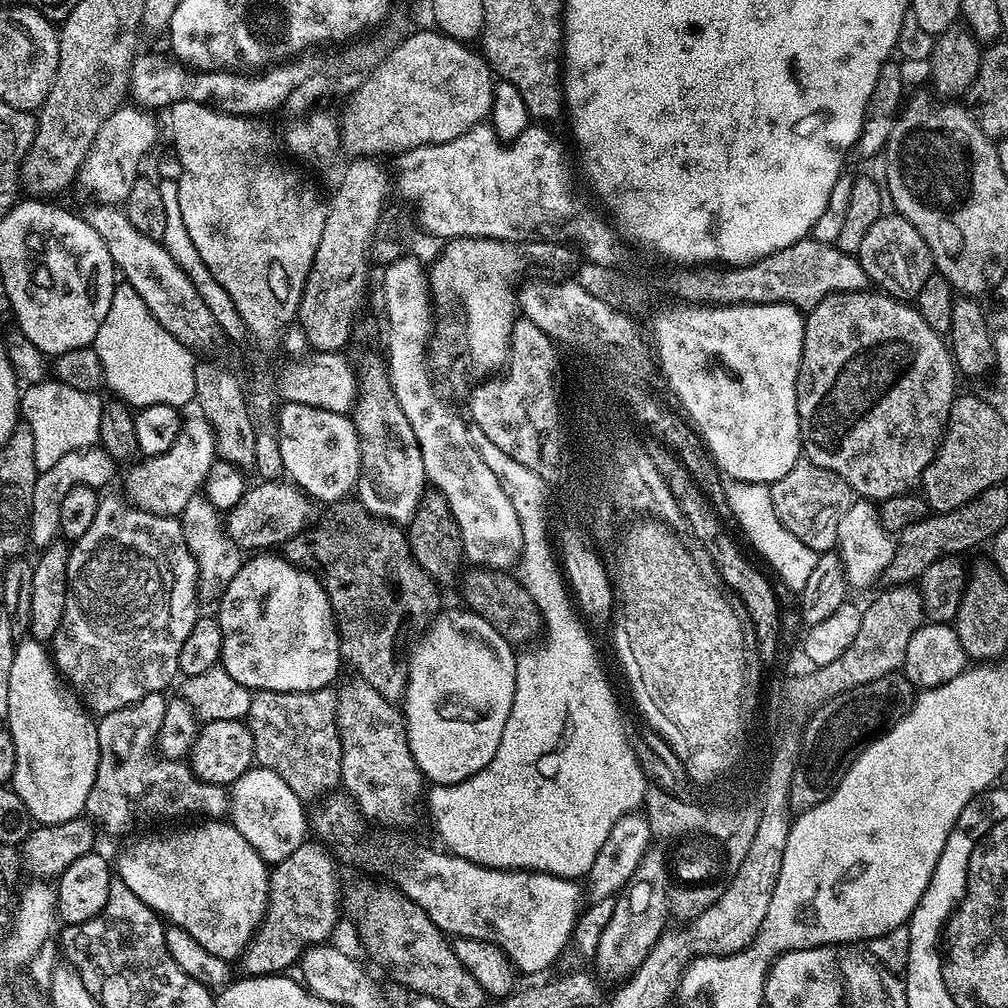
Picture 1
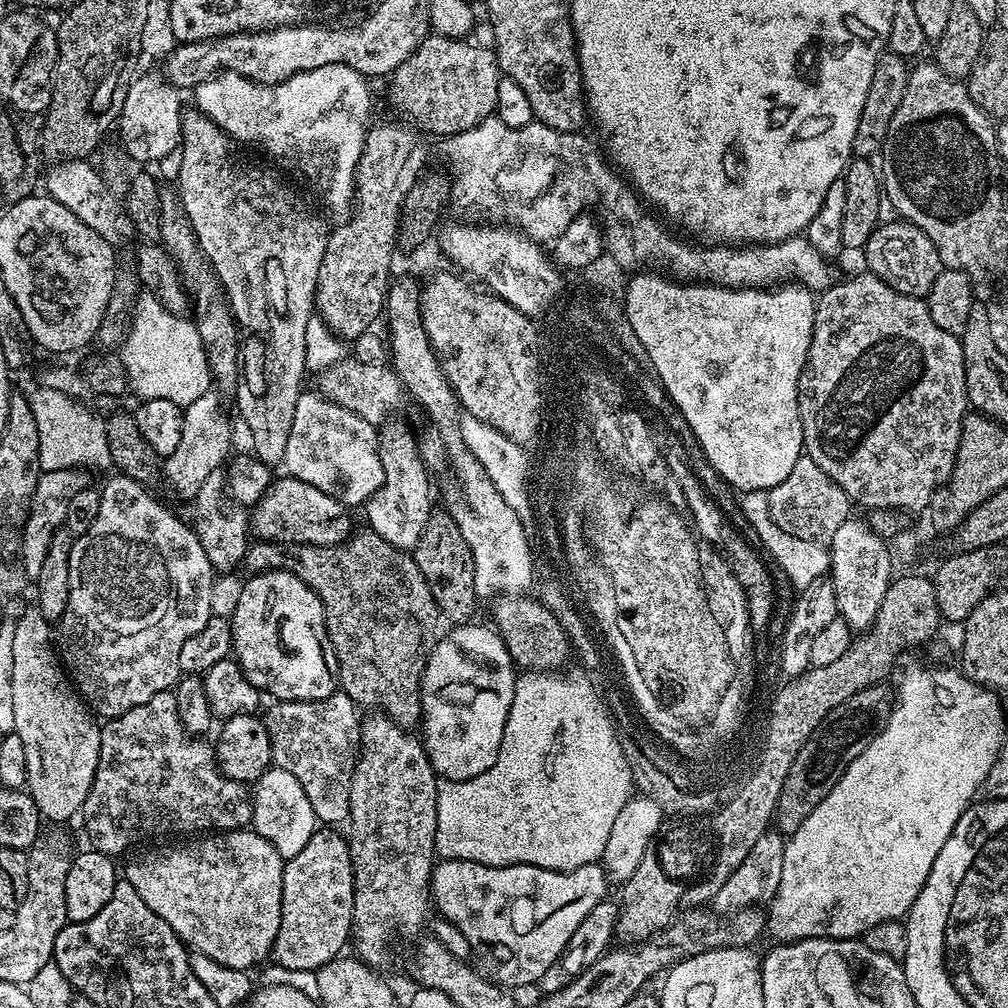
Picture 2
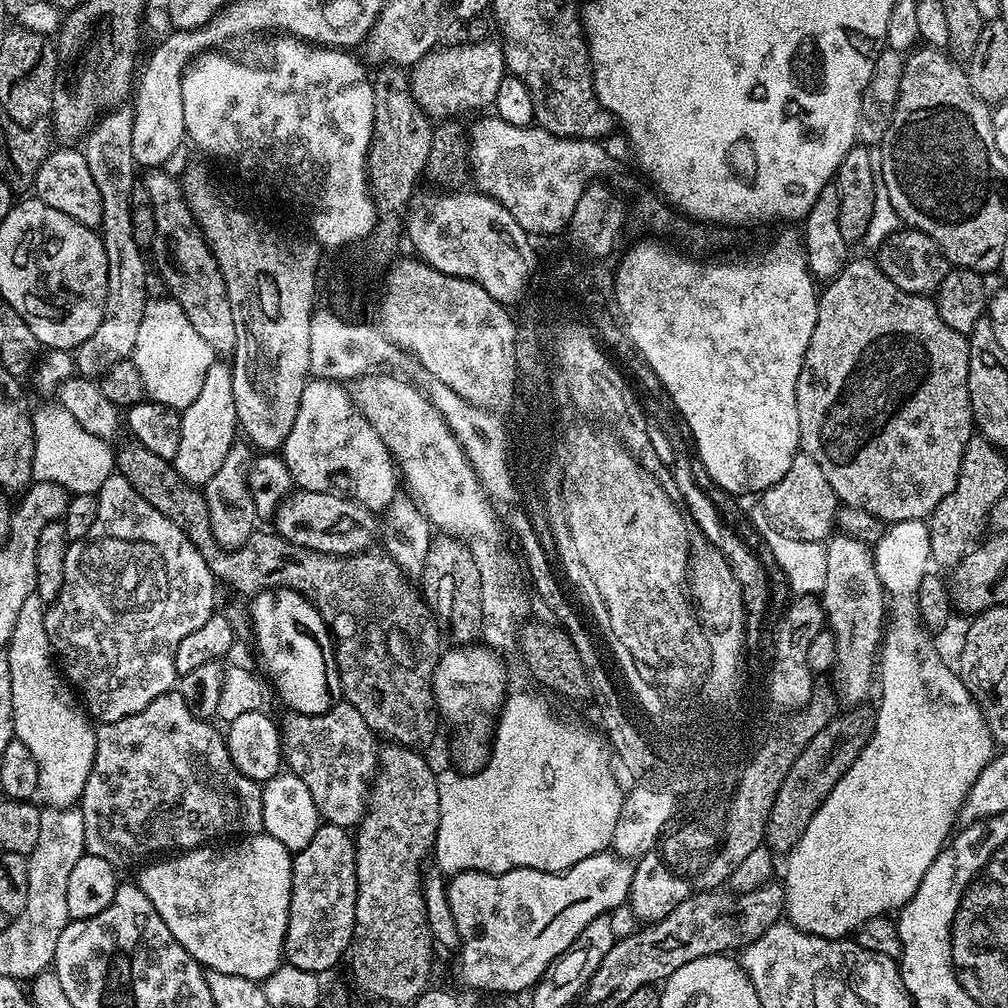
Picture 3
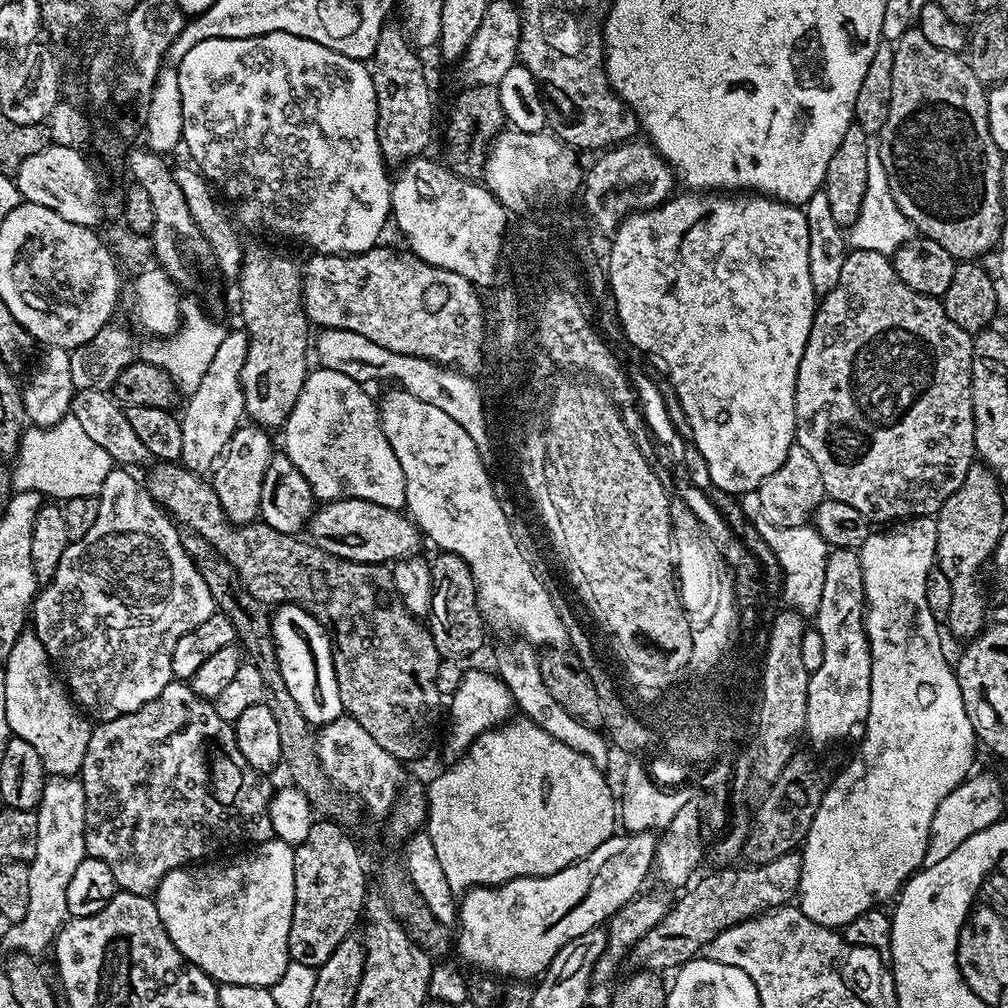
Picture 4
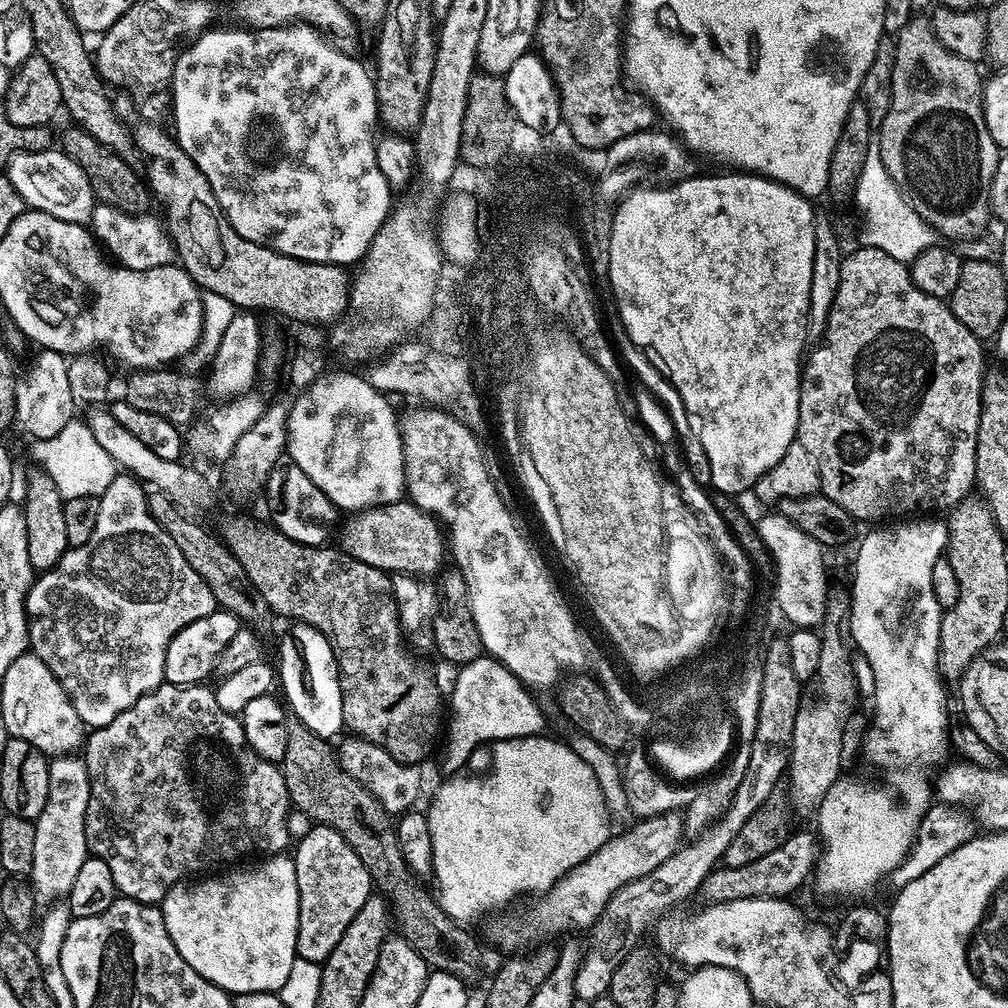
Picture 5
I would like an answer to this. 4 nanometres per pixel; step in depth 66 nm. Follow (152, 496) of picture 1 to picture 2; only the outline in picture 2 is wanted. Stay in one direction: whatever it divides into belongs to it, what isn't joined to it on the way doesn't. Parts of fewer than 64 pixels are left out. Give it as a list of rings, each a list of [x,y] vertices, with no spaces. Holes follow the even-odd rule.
[[[210,390],[206,394],[202,394],[202,398],[198,398],[198,402],[190,402],[190,406],[184,409],[182,442],[178,442],[178,450],[174,450],[174,454],[170,454],[163,461],[163,479],[168,479],[169,486],[184,500],[191,501],[195,498],[198,490],[202,490],[202,482],[206,482],[206,478],[210,478],[210,474],[221,471],[222,465],[220,463],[224,459],[226,459],[225,461],[229,459],[228,451],[232,448],[232,428],[228,425],[227,414],[220,409],[219,398],[221,399],[215,391]]]

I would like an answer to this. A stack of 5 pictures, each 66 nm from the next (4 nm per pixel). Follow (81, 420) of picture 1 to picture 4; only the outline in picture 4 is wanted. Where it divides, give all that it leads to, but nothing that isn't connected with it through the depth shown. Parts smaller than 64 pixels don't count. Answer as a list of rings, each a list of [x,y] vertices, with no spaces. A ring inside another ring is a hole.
[[[66,415],[56,425],[41,428],[31,425],[25,429],[20,448],[11,469],[11,489],[15,492],[37,492],[52,500],[97,496],[114,462],[86,435],[78,420]]]

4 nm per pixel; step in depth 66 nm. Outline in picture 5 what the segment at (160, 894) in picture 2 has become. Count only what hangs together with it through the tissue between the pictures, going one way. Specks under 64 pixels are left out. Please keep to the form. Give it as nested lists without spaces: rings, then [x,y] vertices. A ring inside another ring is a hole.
[[[272,854],[261,860],[264,861],[262,861],[257,868],[236,868],[233,872],[222,873],[221,876],[208,874],[203,878],[192,878],[187,882],[175,884],[175,886],[165,894],[162,903],[159,905],[160,913],[164,915],[164,921],[166,922],[166,930],[170,934],[170,942],[174,942],[178,954],[182,954],[182,958],[186,958],[186,962],[190,966],[194,966],[194,970],[198,970],[198,974],[202,974],[202,978],[206,978],[211,984],[218,985],[222,991],[235,994],[236,996],[250,994],[251,992],[279,993],[280,988],[286,983],[286,978],[289,977],[291,966],[297,958],[298,878],[296,877],[296,861],[288,854]]]

